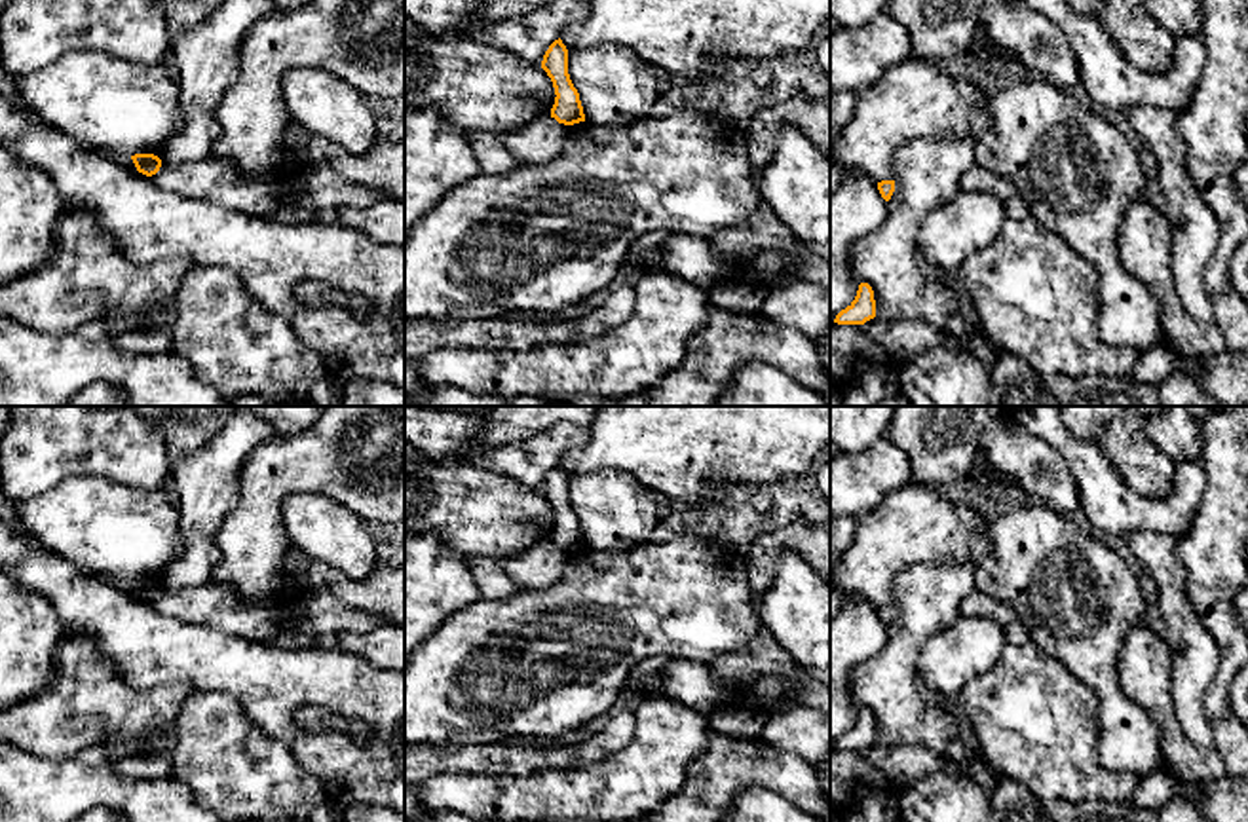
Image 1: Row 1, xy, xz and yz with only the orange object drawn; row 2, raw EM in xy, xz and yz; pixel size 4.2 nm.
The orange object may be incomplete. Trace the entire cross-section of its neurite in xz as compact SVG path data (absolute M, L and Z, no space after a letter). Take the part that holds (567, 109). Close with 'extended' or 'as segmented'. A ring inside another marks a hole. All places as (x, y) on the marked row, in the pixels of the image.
M560 38L555 40L545 51L541 68L551 78L557 95L551 118L564 125L585 121L579 93L568 74L568 49Z | as segmented

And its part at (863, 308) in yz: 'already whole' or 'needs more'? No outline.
already whole

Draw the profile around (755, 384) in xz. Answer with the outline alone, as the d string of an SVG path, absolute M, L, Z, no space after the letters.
M743 363L714 406L830 406L823 395L767 363Z

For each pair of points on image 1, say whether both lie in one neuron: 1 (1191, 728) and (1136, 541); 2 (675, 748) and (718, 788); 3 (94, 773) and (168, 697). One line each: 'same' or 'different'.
1: same
2: different
3: different

